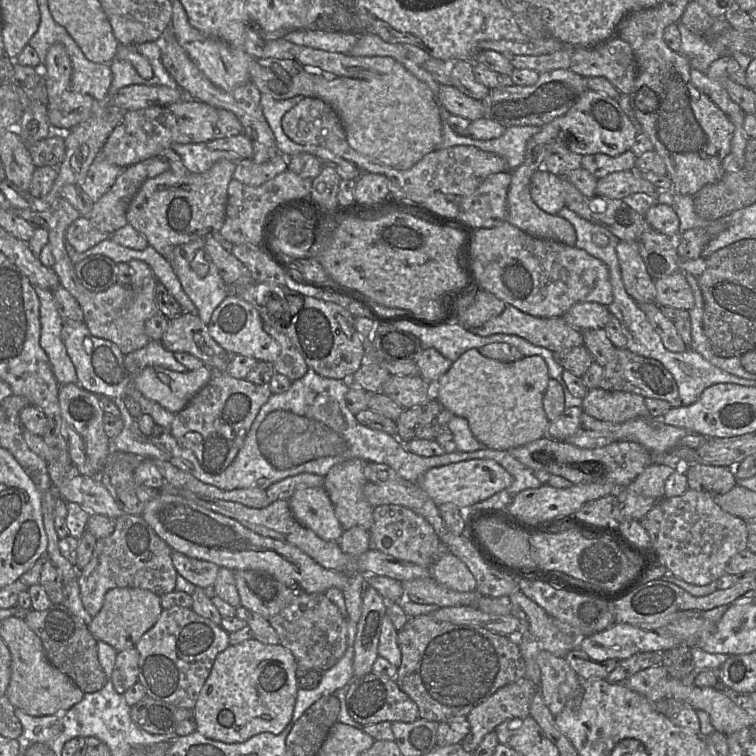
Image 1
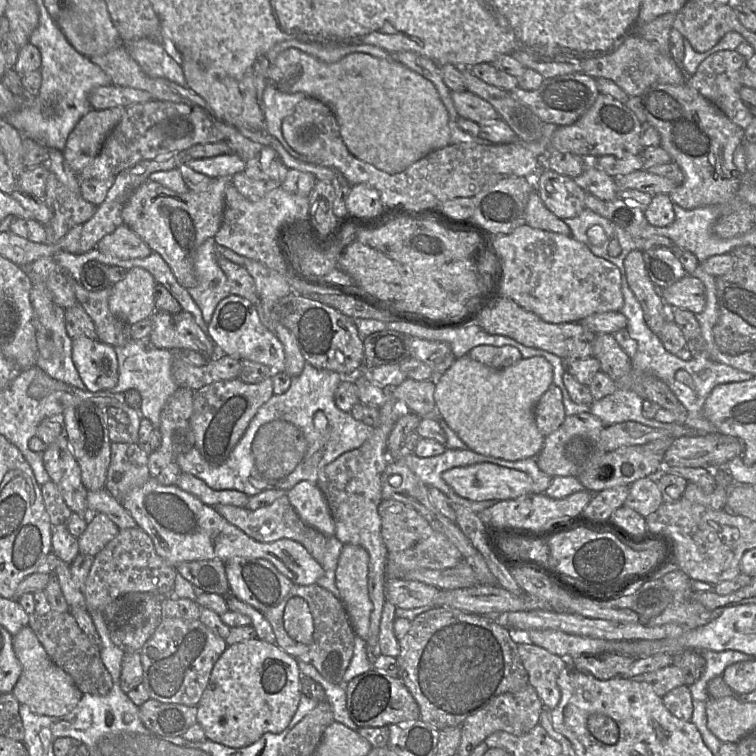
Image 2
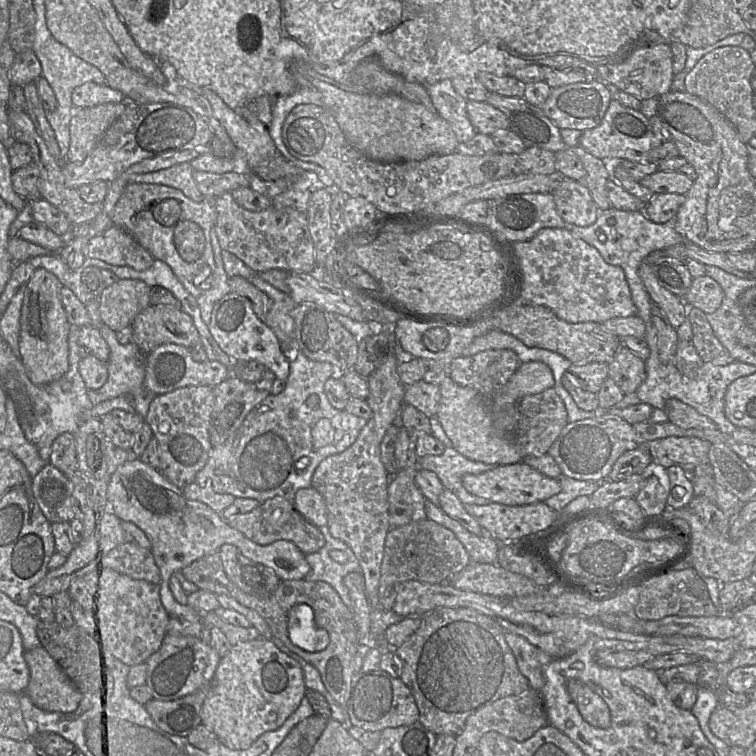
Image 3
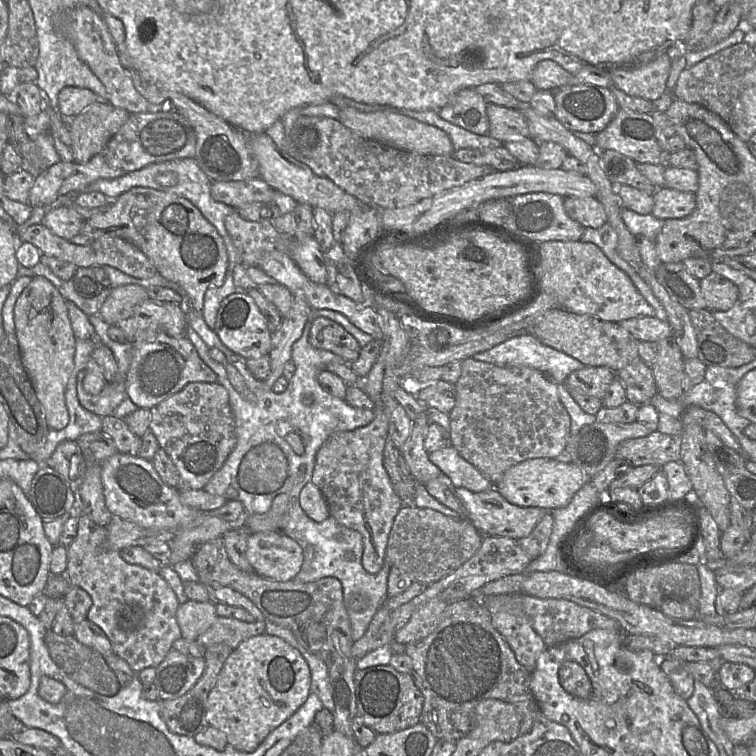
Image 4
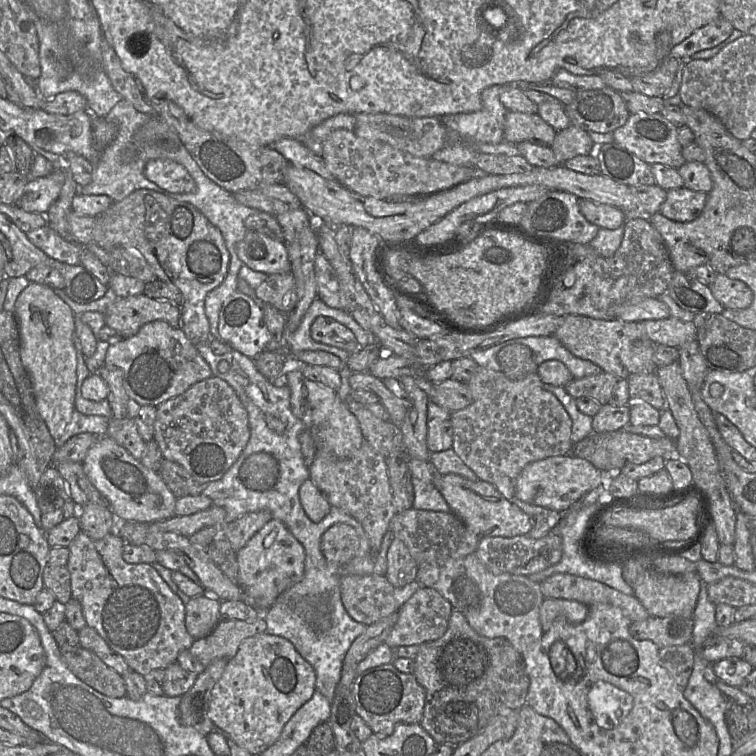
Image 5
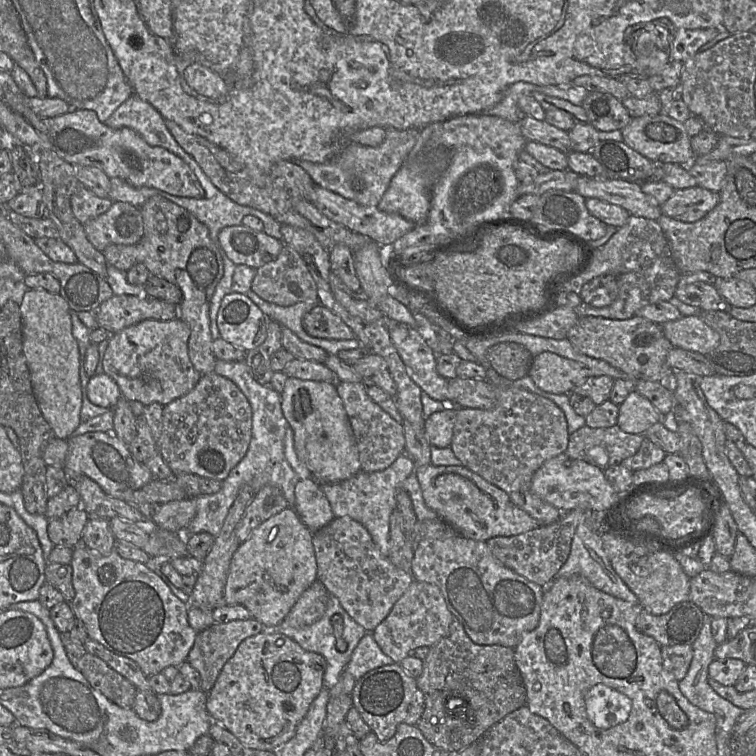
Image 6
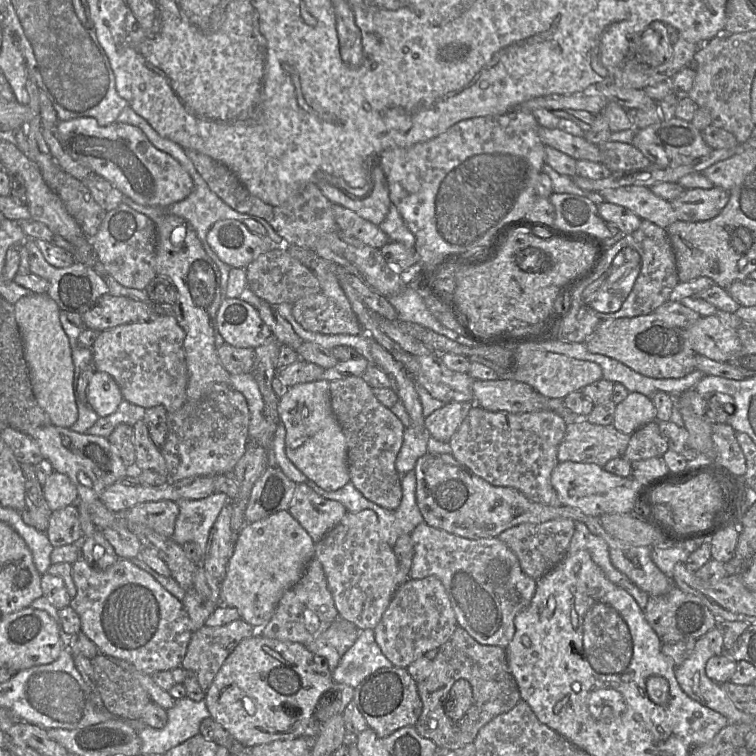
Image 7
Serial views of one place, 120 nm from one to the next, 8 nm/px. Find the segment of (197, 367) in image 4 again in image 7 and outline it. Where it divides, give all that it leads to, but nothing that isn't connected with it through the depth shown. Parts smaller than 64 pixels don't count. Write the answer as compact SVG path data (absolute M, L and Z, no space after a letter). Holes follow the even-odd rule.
M158 314L146 322L122 324L100 332L91 347L93 367L113 377L126 401L144 409L162 405L168 413L174 412L187 401L189 374L184 340L185 332L172 314Z

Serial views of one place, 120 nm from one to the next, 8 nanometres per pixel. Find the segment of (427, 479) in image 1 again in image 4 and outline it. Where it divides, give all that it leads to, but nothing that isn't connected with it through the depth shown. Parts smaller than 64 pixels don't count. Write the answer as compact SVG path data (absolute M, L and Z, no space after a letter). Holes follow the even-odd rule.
M532 458L508 468L502 479L494 486L511 504L552 511L566 506L574 494L589 480L590 478L572 462Z

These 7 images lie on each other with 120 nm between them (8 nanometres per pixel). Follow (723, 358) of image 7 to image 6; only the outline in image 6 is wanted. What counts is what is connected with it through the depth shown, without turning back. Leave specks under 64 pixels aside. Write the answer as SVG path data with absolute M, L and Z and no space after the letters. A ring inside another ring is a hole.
M682 316L662 324L663 332L673 347L708 355L719 344L719 334L700 317Z

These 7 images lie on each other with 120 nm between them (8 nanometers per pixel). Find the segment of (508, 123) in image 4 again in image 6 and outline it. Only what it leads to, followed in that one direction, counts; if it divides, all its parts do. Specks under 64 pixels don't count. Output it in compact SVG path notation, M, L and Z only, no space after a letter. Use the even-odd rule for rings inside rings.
M524 115L518 123L527 141L534 141L556 148L565 154L572 152L568 132L552 126L546 120L540 121L531 116Z

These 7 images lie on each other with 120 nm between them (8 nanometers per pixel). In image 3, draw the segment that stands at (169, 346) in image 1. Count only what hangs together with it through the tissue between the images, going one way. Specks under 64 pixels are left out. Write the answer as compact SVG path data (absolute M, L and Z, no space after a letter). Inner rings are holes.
M150 305L131 323L133 343L145 354L162 344L178 344L187 348L201 344L190 315L182 309L166 305Z

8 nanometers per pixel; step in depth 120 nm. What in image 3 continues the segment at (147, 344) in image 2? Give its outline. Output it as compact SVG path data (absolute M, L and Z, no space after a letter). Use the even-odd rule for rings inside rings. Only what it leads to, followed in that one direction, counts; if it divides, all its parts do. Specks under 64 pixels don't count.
M101 324L98 330L109 346L110 355L107 361L108 378L101 388L96 390L88 389L87 394L91 403L97 405L112 398L132 395L134 408L127 408L127 412L137 412L143 418L146 418L150 404L156 396L144 387L147 354L145 354L135 343L119 343L116 331L105 324Z

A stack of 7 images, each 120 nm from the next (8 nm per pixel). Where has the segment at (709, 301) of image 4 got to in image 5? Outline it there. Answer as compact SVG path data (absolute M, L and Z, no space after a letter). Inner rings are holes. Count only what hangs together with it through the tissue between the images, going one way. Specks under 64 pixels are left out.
M717 274L710 288L715 299L725 309L745 309L753 301L753 292L747 284L725 274Z

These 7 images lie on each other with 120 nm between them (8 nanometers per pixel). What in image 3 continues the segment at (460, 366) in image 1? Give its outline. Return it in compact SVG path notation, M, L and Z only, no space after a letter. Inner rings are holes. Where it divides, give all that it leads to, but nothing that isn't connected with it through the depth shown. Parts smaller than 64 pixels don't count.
M540 361L521 363L510 379L493 395L484 395L476 389L460 386L449 376L439 384L441 399L436 415L451 440L453 448L463 456L485 464L498 466L514 464L521 462L524 458L516 443L519 402L524 396L539 394L548 388L552 388L554 384L555 380L551 369Z

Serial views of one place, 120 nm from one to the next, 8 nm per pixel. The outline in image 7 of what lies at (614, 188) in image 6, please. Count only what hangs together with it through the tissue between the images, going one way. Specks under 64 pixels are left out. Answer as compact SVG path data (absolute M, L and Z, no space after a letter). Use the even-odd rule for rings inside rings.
M630 185L598 193L605 202L625 207L641 220L648 220L663 229L678 220L670 201L656 196L648 187Z

